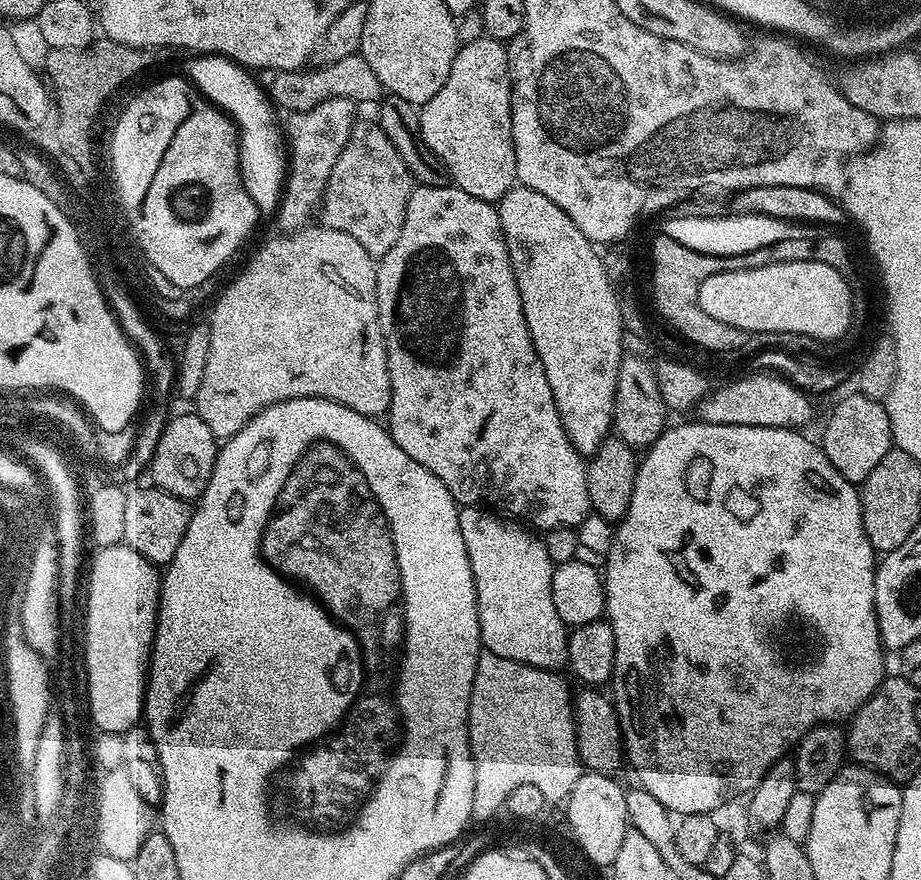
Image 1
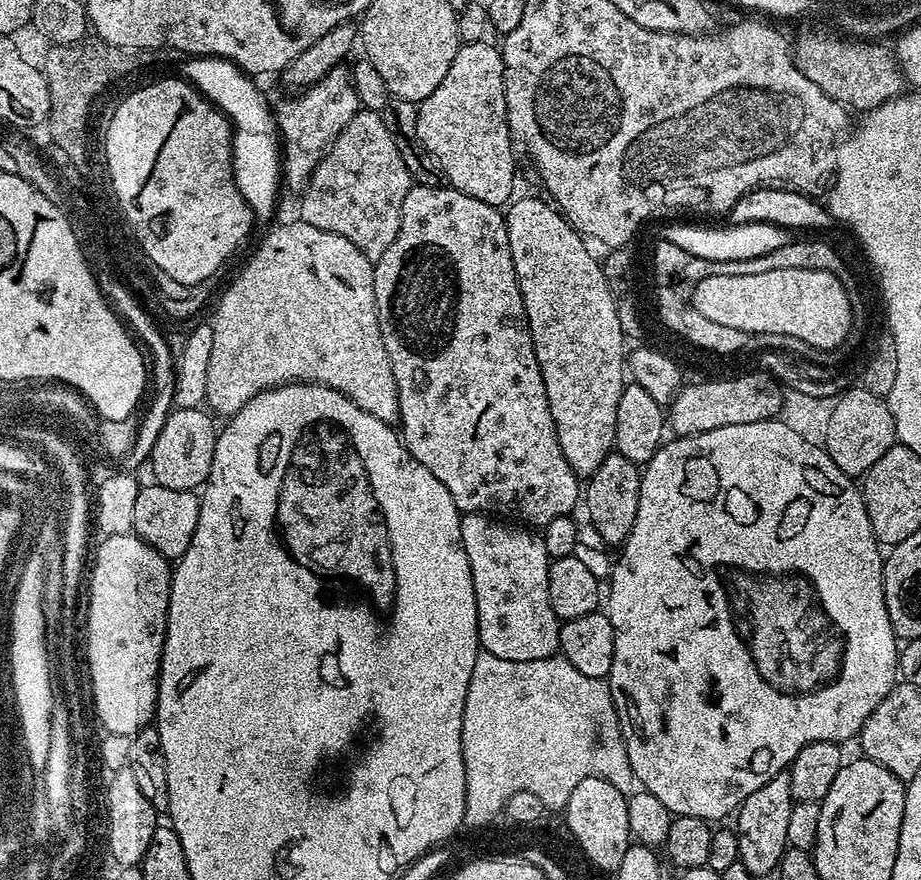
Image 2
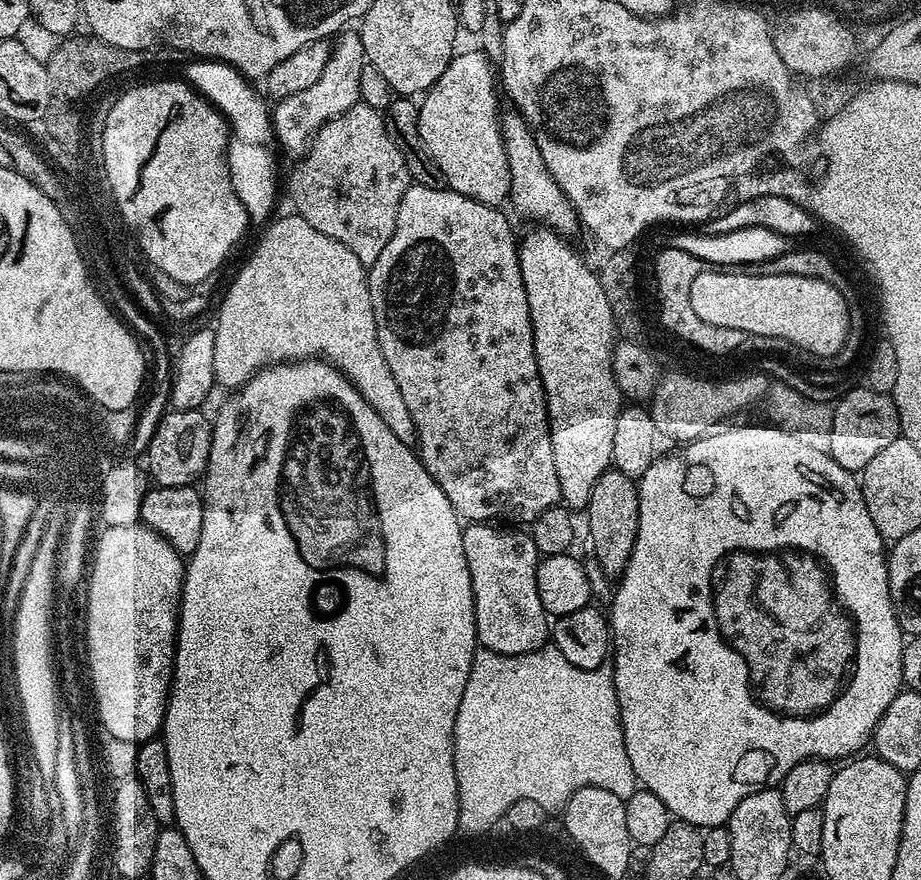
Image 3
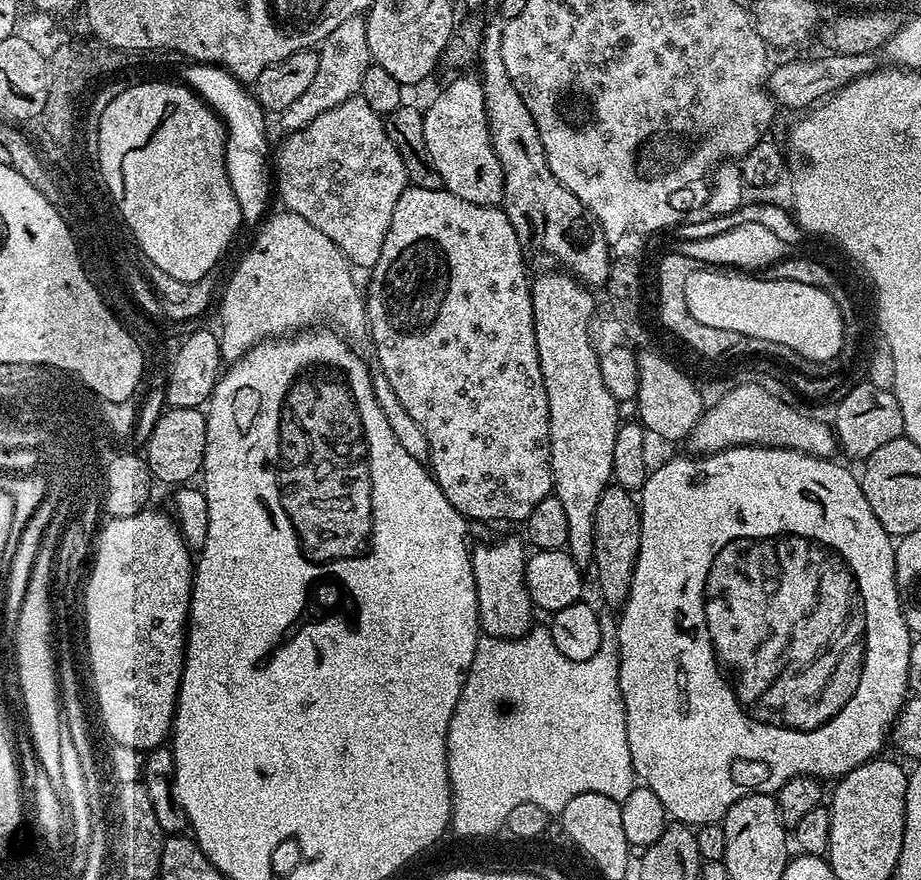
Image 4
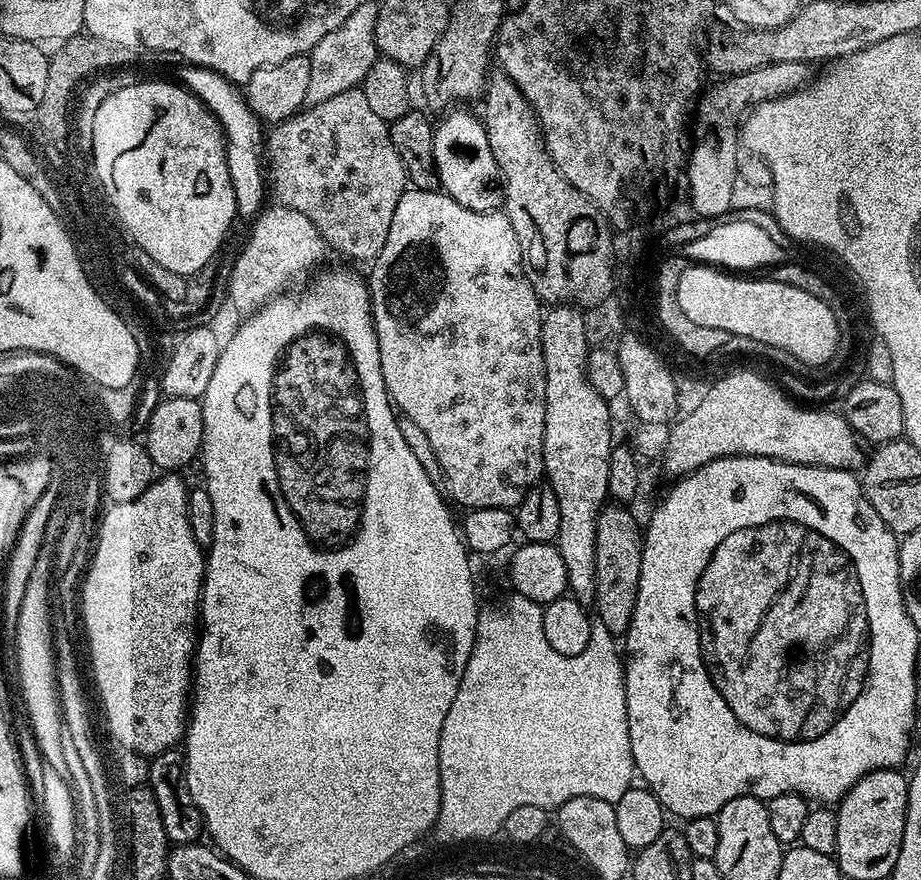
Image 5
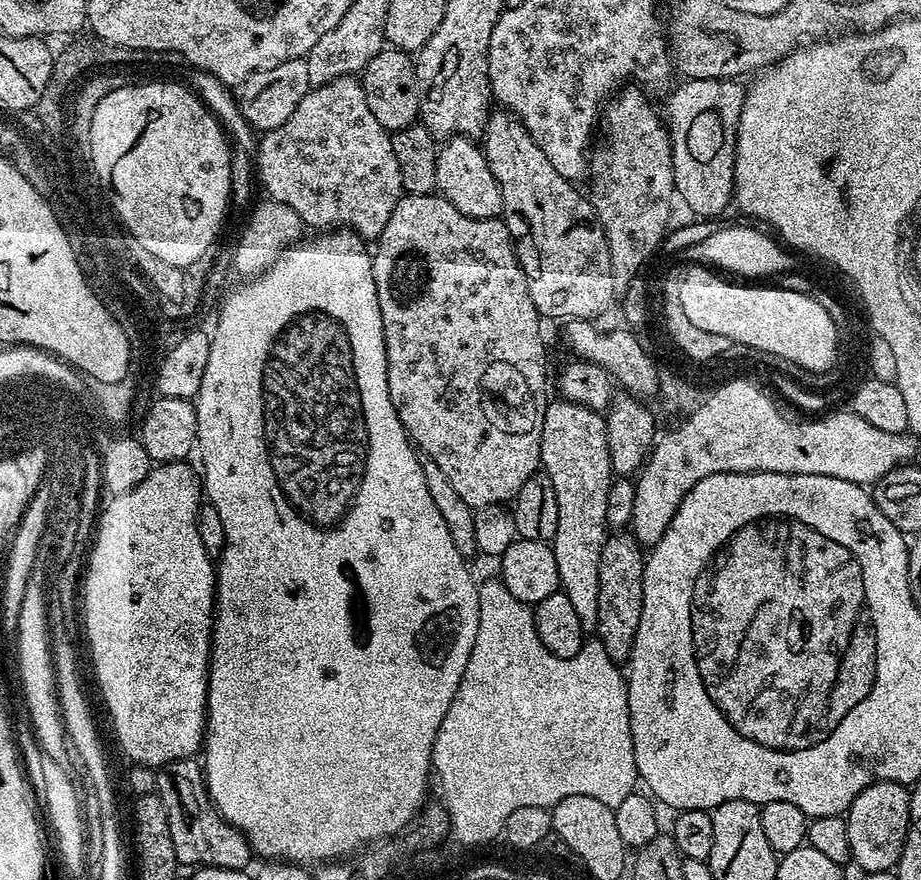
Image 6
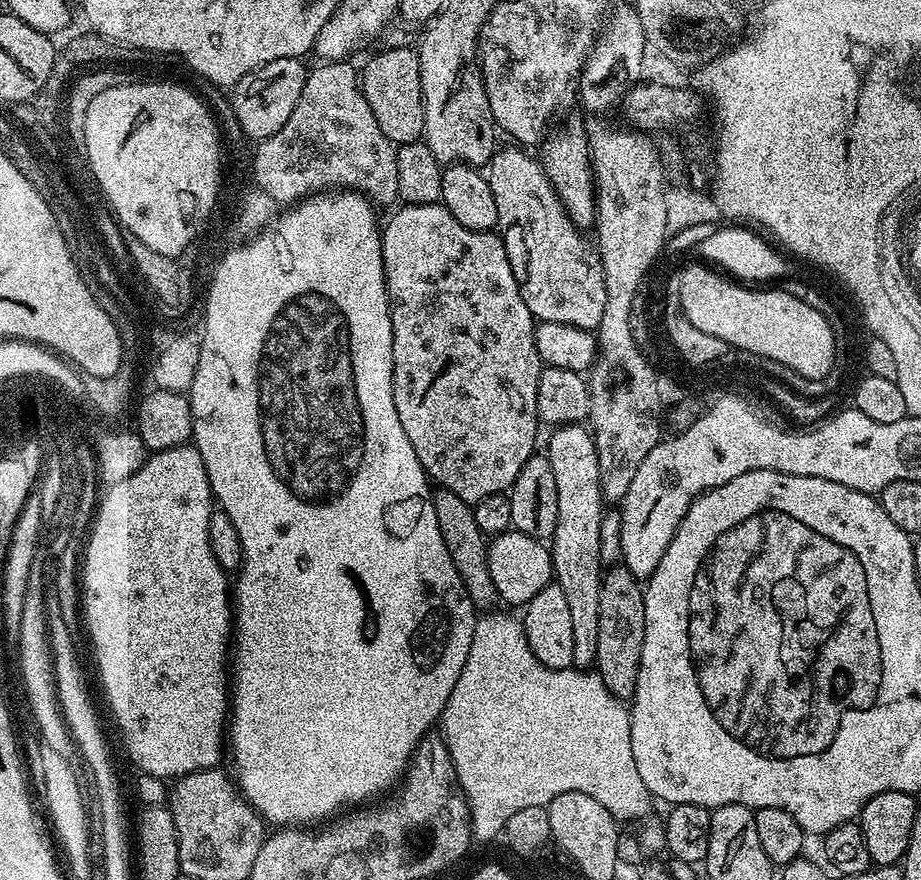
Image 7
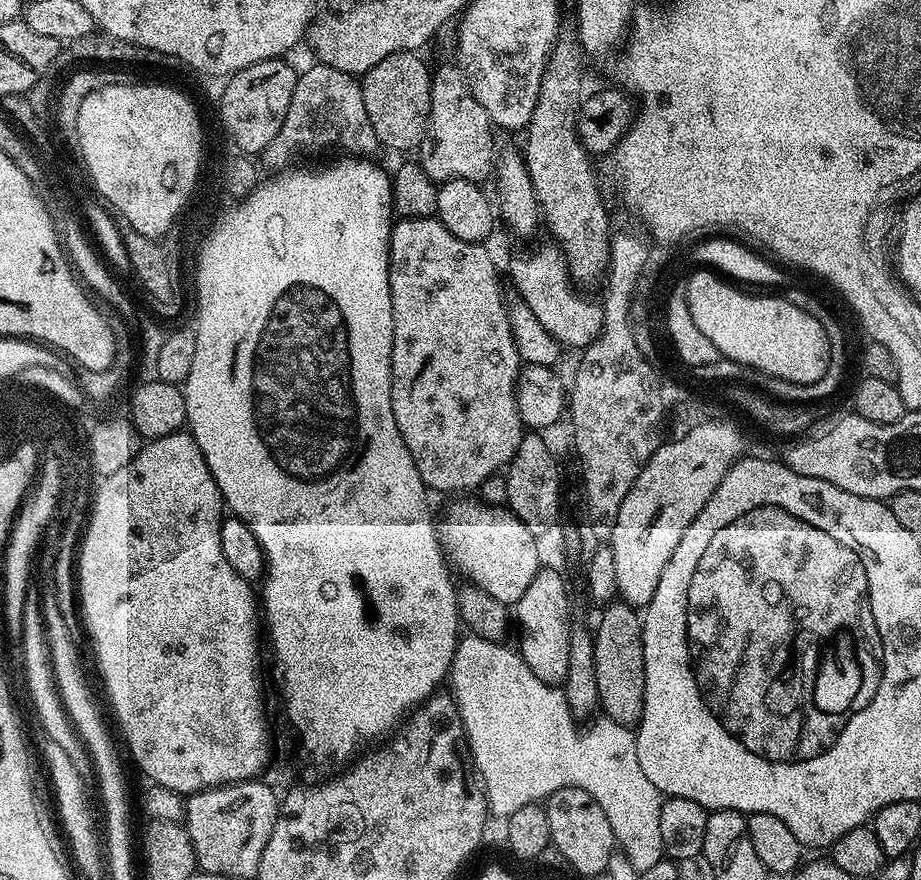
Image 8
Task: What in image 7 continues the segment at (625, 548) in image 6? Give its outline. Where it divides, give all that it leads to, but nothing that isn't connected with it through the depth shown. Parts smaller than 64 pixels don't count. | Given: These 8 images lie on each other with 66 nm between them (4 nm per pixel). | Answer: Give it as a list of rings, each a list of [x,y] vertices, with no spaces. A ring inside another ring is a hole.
[[[612,566],[603,573],[600,582],[600,601],[598,602],[598,650],[596,651],[595,671],[599,672],[602,682],[625,702],[631,701],[636,693],[636,679],[640,665],[640,651],[646,630],[646,610],[644,609],[644,588],[641,581],[623,566]]]

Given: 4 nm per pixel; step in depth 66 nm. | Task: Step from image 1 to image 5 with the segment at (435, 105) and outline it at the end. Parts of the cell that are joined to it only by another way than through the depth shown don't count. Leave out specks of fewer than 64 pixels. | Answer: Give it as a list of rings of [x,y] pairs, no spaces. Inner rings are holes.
[[[452,110],[432,129],[434,166],[440,179],[440,188],[454,202],[462,202],[466,210],[495,212],[504,203],[504,185],[500,179],[500,167],[494,162],[484,121],[468,110]]]

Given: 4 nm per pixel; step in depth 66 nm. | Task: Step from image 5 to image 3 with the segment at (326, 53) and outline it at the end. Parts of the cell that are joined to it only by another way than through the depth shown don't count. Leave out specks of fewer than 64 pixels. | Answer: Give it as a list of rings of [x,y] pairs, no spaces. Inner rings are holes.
[[[344,30],[335,37],[332,44],[330,62],[322,69],[318,82],[310,86],[310,90],[302,90],[302,94],[294,94],[290,98],[282,98],[271,109],[272,128],[276,131],[276,143],[291,158],[299,158],[308,151],[313,136],[330,118],[338,118],[350,106],[361,103],[360,83],[362,70],[366,66],[364,47],[360,41],[359,31]]]

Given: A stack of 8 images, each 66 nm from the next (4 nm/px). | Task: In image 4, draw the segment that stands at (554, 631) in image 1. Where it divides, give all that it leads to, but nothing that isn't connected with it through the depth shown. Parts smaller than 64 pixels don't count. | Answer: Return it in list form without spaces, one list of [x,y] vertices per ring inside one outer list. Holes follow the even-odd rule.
[[[508,536],[505,540],[496,540],[493,544],[480,544],[477,548],[475,545],[471,549],[480,626],[483,635],[497,636],[500,640],[515,640],[534,624],[534,605],[524,581],[529,553],[524,552],[525,541],[520,540]]]

